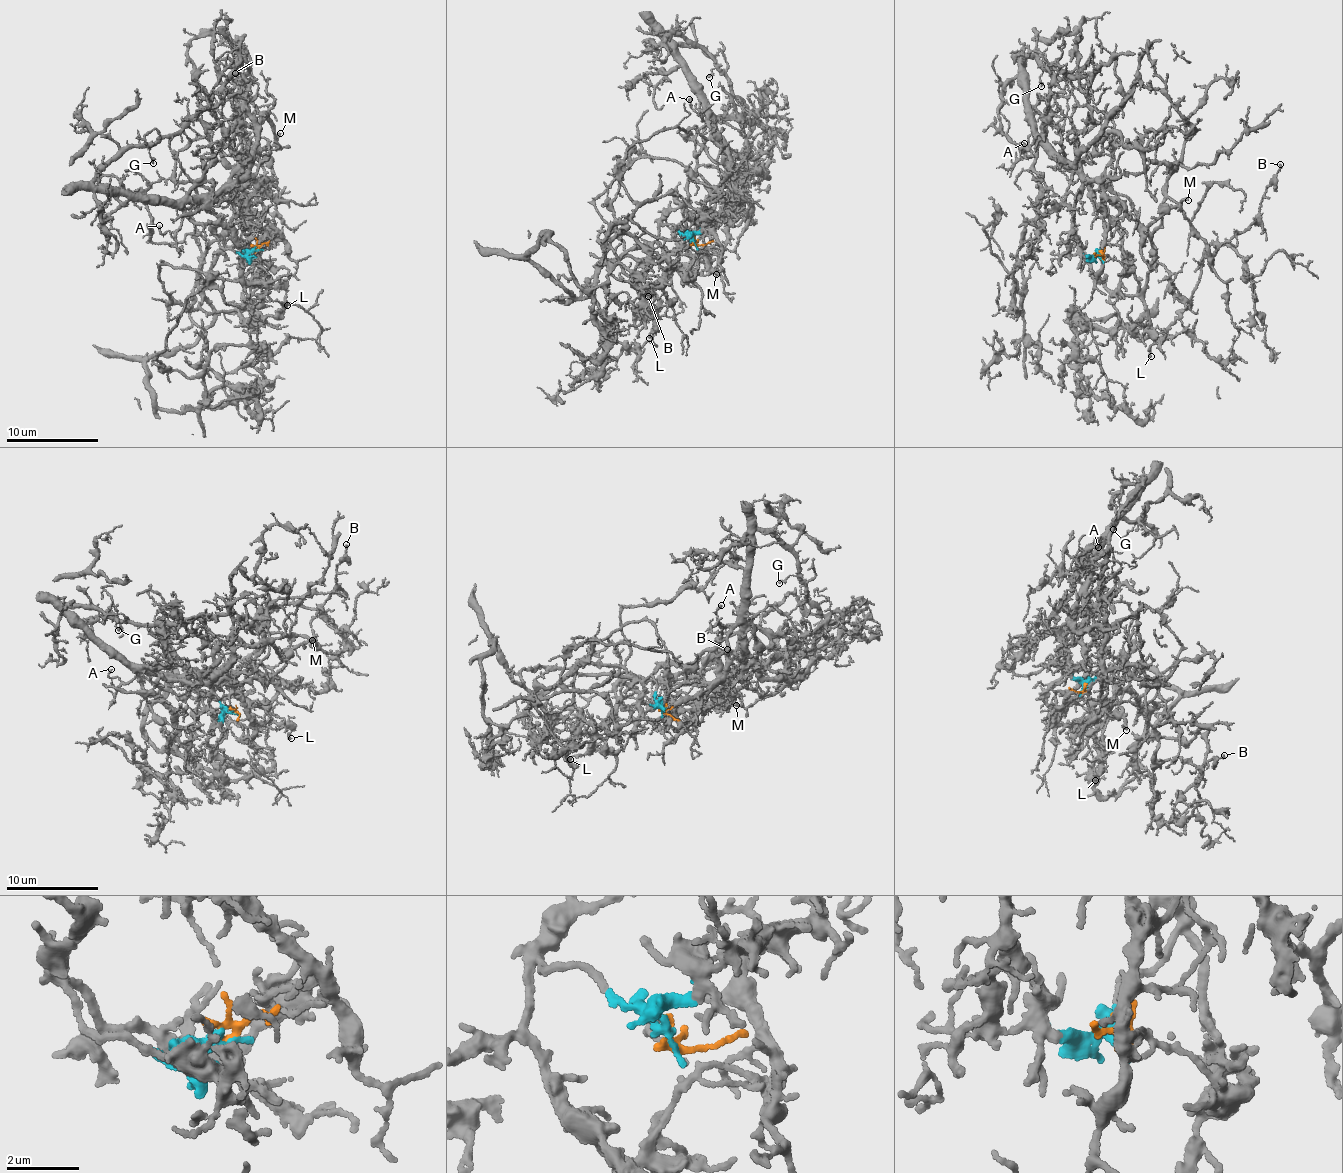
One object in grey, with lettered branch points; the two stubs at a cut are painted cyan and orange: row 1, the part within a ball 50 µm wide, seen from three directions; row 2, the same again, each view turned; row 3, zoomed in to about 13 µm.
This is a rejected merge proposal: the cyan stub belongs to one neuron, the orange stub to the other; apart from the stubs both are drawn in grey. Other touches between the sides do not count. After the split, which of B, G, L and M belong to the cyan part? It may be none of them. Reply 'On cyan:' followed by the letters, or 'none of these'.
On cyan: B, L, M

